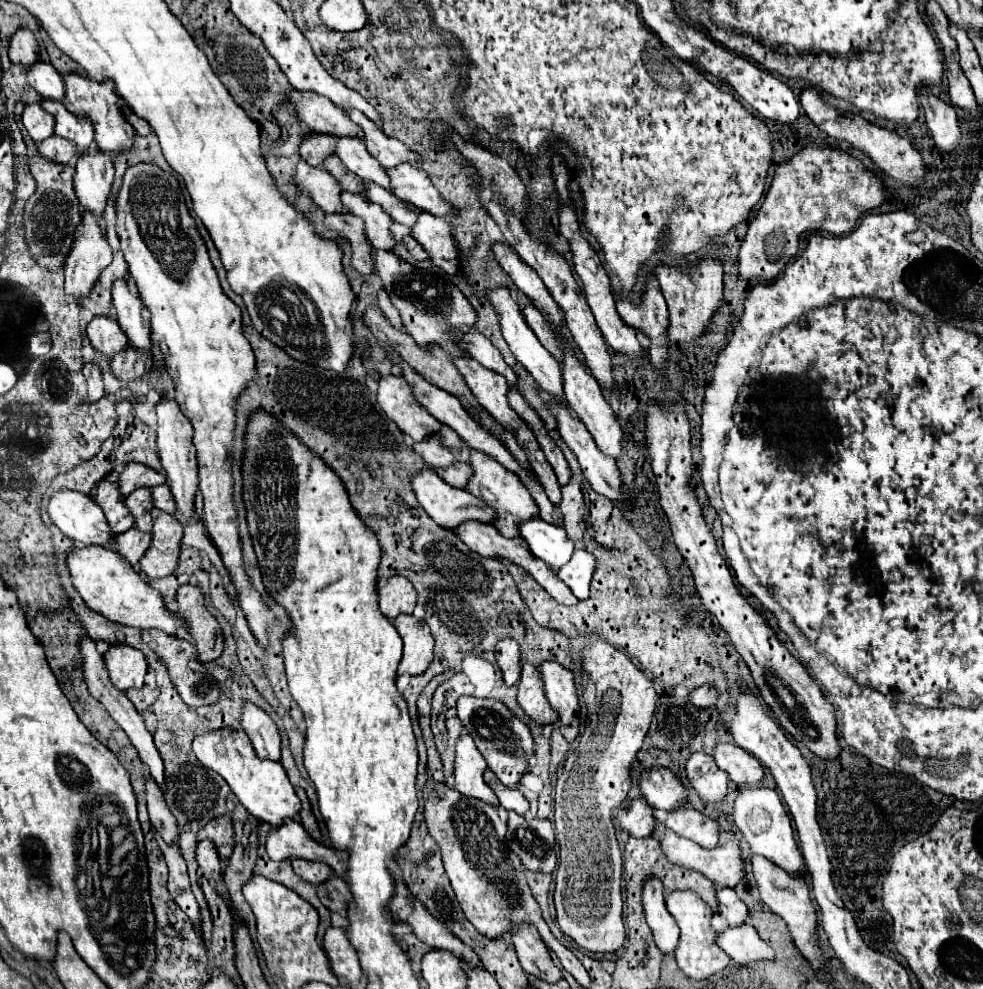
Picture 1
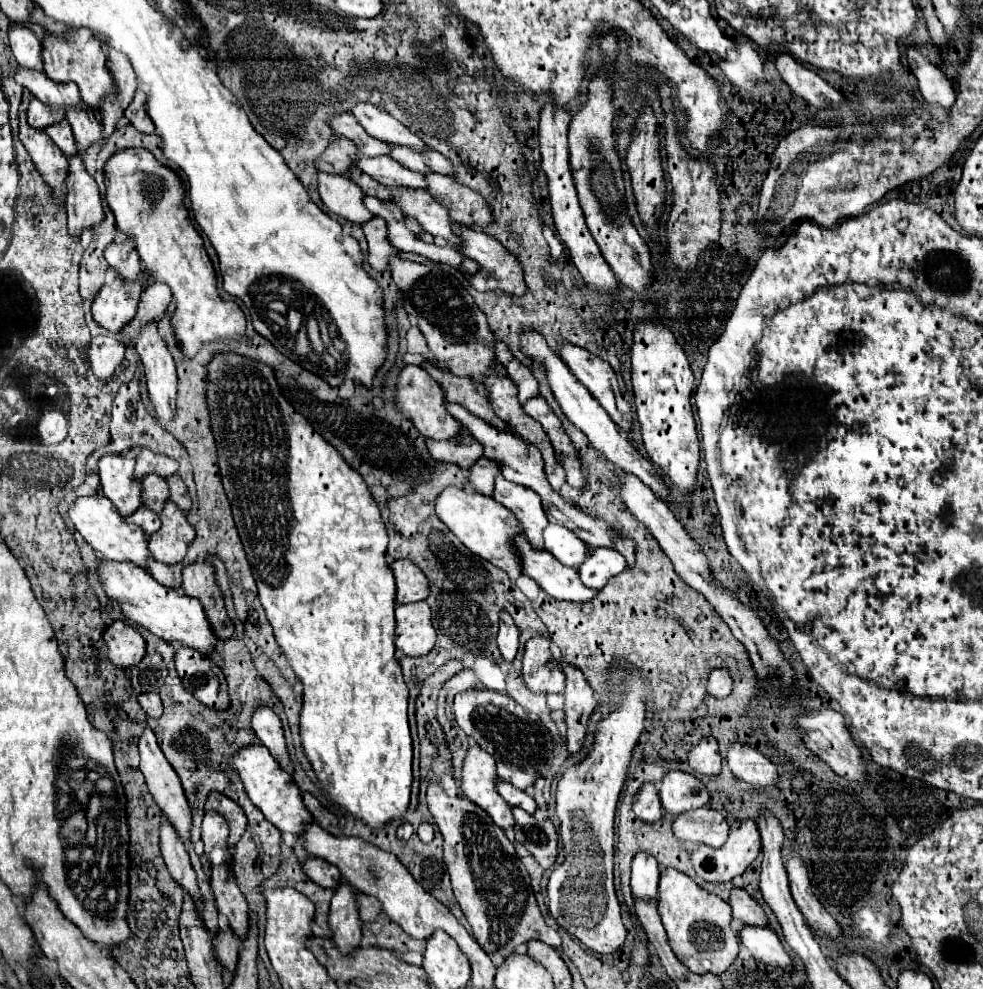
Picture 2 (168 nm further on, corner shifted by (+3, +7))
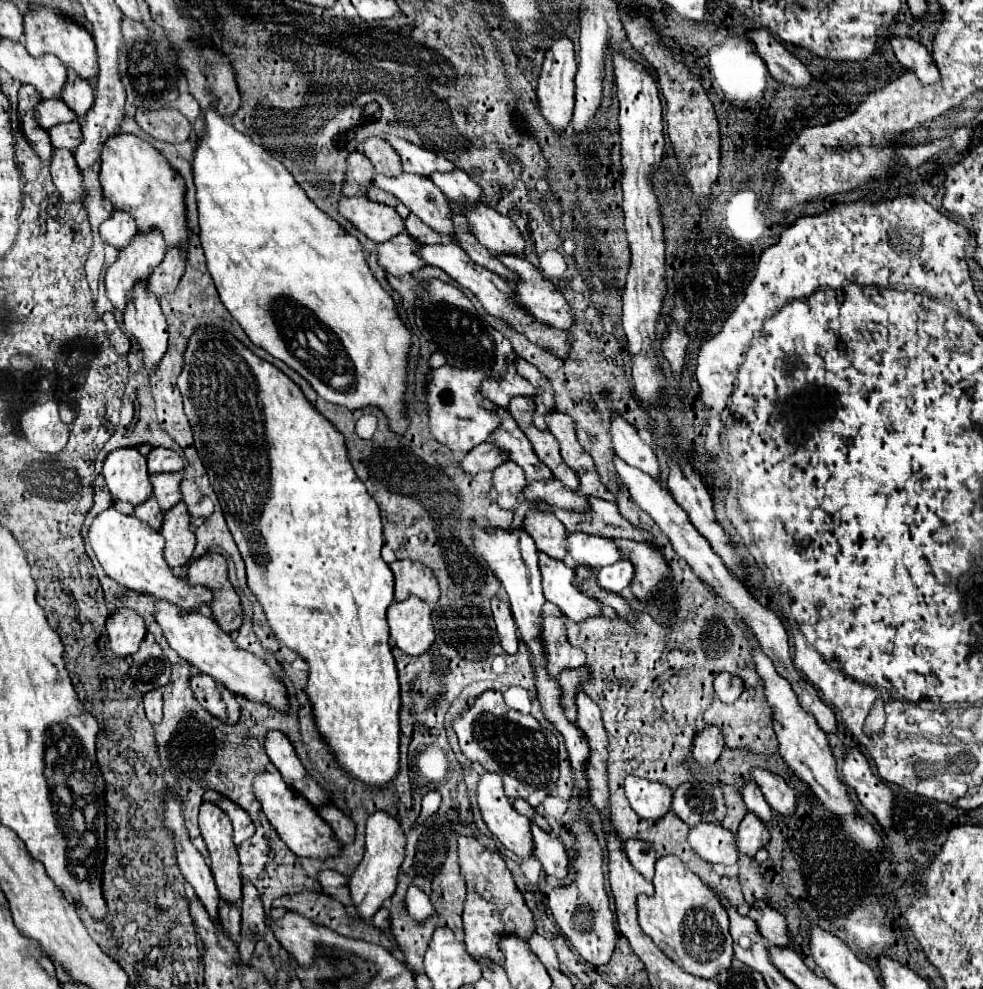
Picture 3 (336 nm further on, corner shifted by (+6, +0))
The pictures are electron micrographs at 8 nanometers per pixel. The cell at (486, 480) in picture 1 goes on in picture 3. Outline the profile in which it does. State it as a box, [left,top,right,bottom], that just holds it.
[524,509,566,559]

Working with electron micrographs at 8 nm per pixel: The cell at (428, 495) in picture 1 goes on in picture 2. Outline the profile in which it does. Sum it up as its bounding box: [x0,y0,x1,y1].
[437,486,523,582]

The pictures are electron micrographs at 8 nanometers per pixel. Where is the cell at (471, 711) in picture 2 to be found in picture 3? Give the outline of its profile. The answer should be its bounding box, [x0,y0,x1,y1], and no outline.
[452,691,558,807]

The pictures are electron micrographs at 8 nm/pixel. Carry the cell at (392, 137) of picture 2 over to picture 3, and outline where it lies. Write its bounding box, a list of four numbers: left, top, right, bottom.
[386,135,454,177]

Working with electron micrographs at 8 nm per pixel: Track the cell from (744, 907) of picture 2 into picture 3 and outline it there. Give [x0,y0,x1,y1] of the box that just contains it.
[748,901,790,947]

